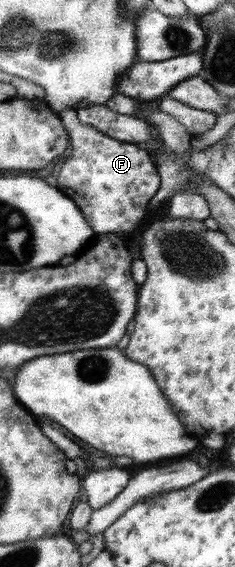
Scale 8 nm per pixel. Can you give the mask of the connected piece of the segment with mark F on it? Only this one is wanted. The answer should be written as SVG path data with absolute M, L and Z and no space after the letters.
M73 108L65 109L60 119L71 142L71 158L61 167L57 183L61 191L74 199L94 233L133 233L142 228L151 215L149 200L160 188L160 175L153 157L136 144L117 141L81 124Z

